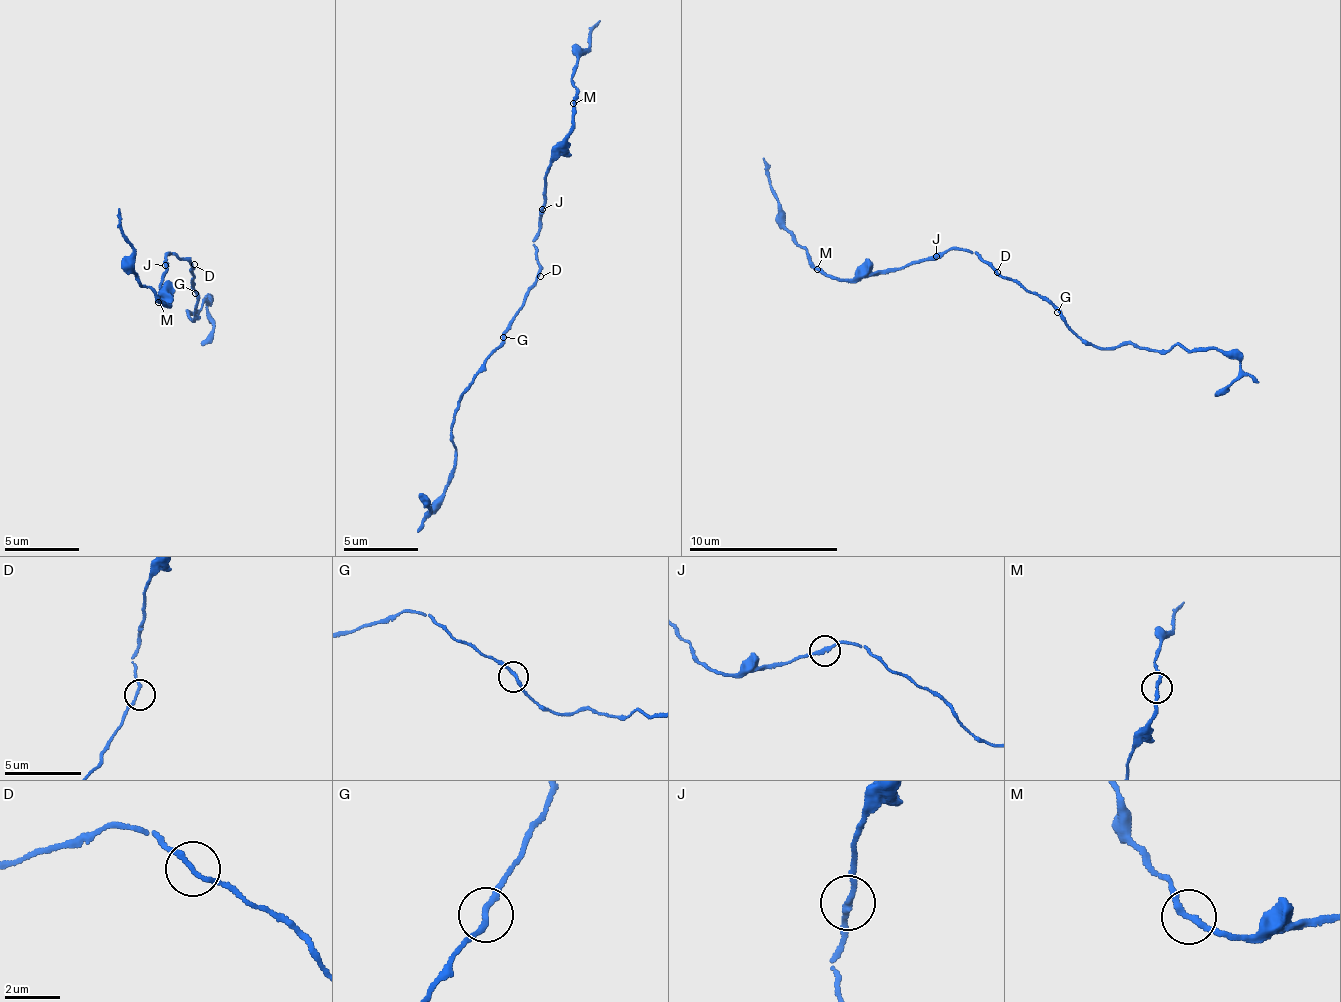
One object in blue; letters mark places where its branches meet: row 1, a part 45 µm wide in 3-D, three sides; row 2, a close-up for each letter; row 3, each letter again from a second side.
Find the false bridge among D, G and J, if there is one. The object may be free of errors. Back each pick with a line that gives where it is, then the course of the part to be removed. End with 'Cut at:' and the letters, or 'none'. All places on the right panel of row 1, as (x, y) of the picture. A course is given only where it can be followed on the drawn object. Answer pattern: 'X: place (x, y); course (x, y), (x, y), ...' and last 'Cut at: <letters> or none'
Cut at: none

